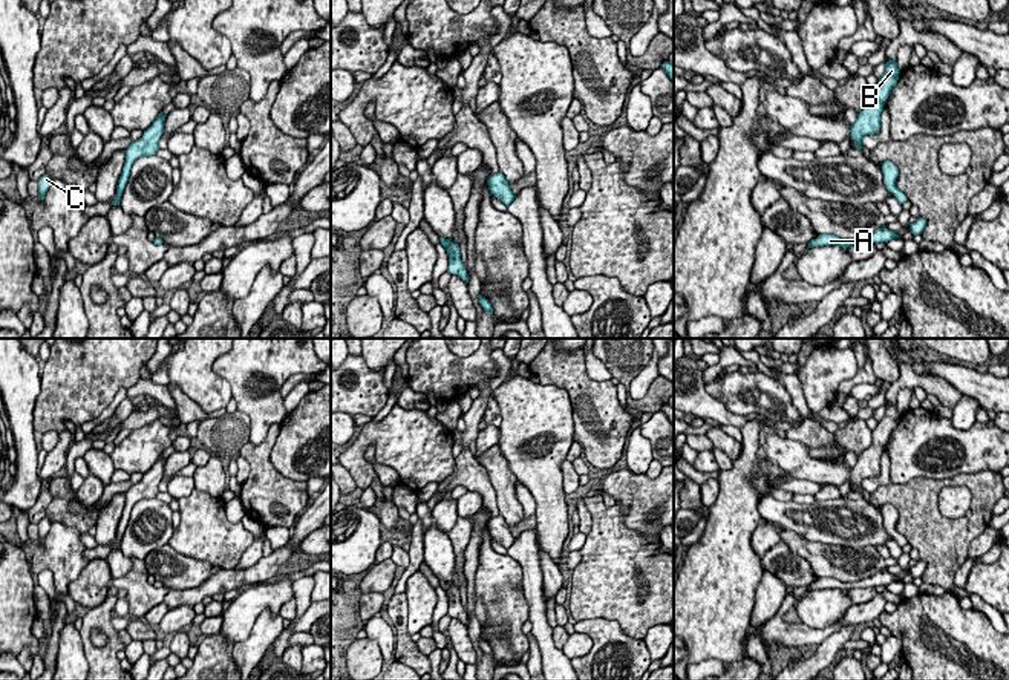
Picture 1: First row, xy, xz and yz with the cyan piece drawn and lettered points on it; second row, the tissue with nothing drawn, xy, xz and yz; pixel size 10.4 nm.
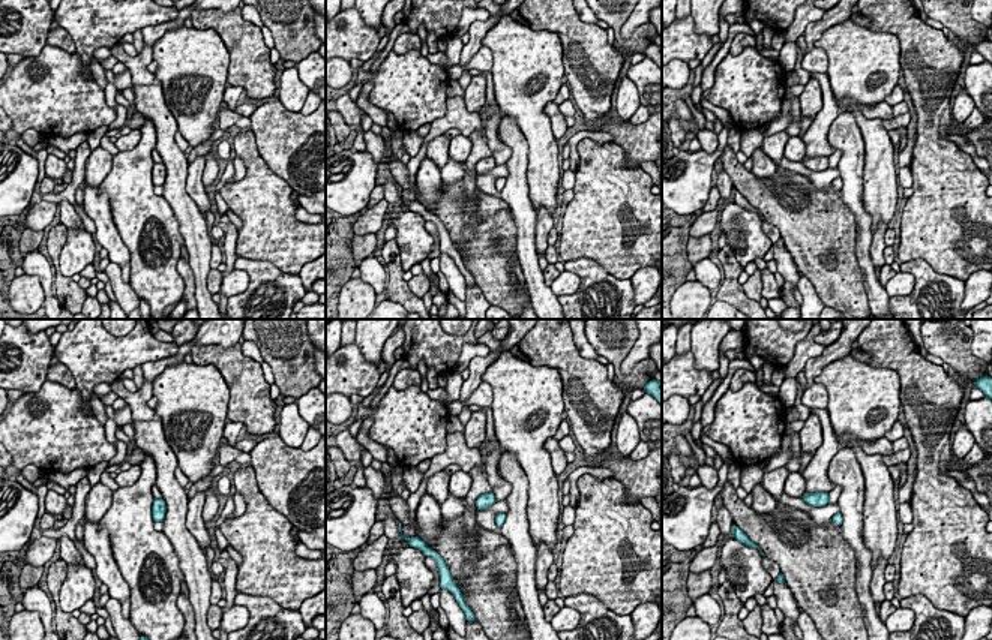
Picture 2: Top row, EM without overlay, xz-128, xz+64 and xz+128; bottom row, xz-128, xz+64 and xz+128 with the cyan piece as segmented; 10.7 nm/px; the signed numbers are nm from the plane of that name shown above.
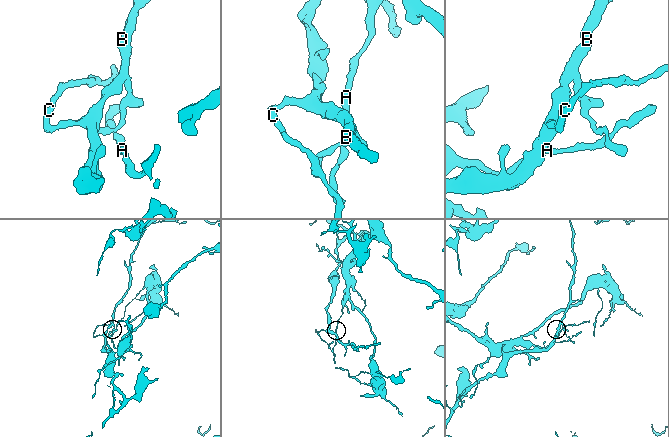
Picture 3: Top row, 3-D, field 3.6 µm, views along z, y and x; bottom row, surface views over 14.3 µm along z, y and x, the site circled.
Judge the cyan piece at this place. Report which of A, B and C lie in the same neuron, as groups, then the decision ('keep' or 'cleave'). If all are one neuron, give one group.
groups A B C; keep

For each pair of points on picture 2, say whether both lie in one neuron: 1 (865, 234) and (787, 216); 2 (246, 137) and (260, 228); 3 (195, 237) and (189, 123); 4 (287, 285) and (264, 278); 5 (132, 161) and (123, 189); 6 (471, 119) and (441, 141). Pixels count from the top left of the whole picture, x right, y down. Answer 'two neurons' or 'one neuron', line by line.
1: two neurons
2: one neuron
3: two neurons
4: one neuron
5: one neuron
6: two neurons

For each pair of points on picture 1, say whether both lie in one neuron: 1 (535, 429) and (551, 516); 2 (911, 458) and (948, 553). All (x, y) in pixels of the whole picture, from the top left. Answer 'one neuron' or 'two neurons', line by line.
1: one neuron
2: two neurons

